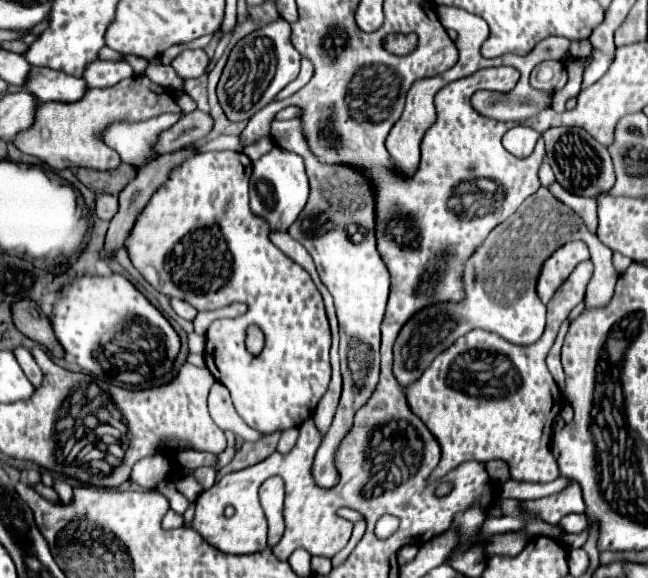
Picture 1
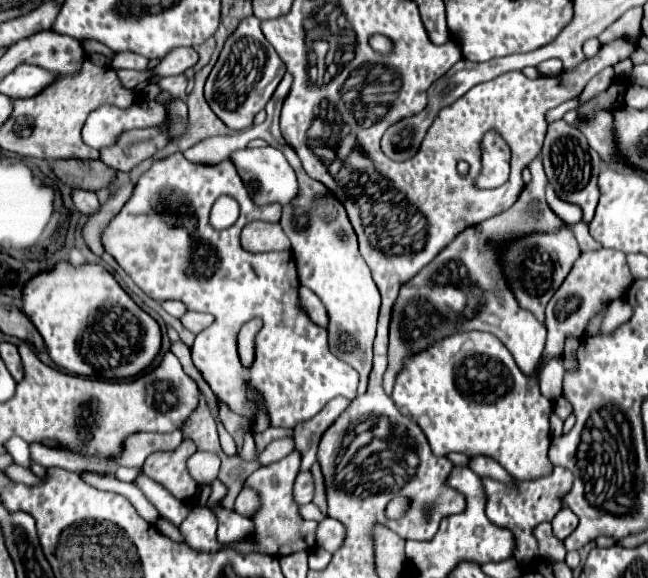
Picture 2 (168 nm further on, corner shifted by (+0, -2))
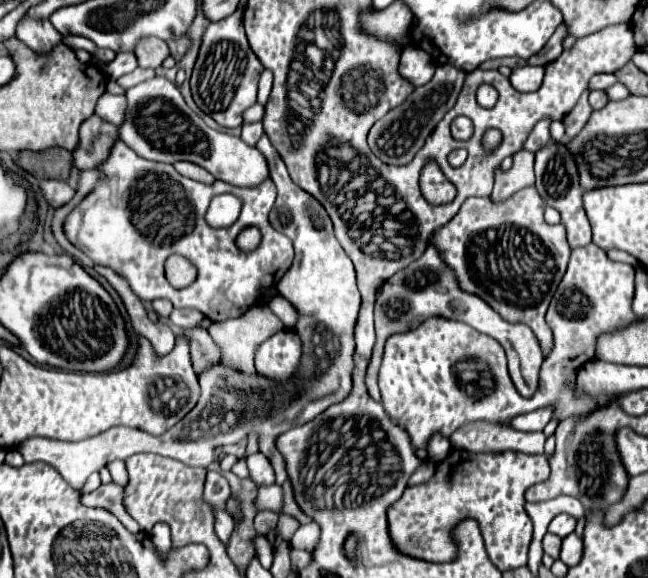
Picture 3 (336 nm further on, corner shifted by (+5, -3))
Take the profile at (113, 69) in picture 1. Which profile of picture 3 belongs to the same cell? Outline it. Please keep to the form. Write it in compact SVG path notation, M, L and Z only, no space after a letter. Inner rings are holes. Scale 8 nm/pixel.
M22 18L16 26L16 38L22 40L34 52L48 52L52 46L62 42L60 32L50 24L50 20Z

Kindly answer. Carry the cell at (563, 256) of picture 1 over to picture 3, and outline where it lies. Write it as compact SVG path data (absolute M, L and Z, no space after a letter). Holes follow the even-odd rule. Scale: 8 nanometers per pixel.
M524 188L516 194L512 194L508 200L492 202L492 198L468 198L458 216L452 218L448 224L436 228L432 236L432 244L440 252L446 266L454 272L460 290L468 294L476 294L486 304L492 306L504 320L510 324L526 324L538 338L542 354L548 356L554 346L552 330L548 328L544 316L548 310L548 304L566 272L570 248L564 240L564 226L556 224L550 226L544 220L544 200L538 196L536 188Z

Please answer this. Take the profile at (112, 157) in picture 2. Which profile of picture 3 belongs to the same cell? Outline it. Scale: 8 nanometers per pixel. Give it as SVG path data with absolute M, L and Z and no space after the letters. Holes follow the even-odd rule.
M92 114L88 120L84 120L78 130L80 142L78 142L76 150L72 150L72 164L80 170L96 168L96 164L100 164L100 160L104 160L104 156L108 156L114 140L118 138L116 130L118 128L114 124L102 120L96 114Z

